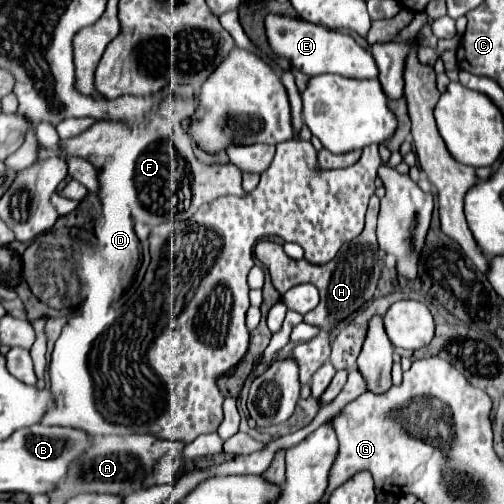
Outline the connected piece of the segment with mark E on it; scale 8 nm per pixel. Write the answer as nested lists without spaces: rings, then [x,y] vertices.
[[[267,14],[265,28],[271,48],[287,58],[293,68],[303,70],[307,76],[319,74],[339,74],[345,78],[377,78],[379,70],[375,58],[369,50],[365,50],[353,36],[341,32],[329,32],[327,28],[311,22],[303,22],[299,18],[289,18],[281,14]]]

